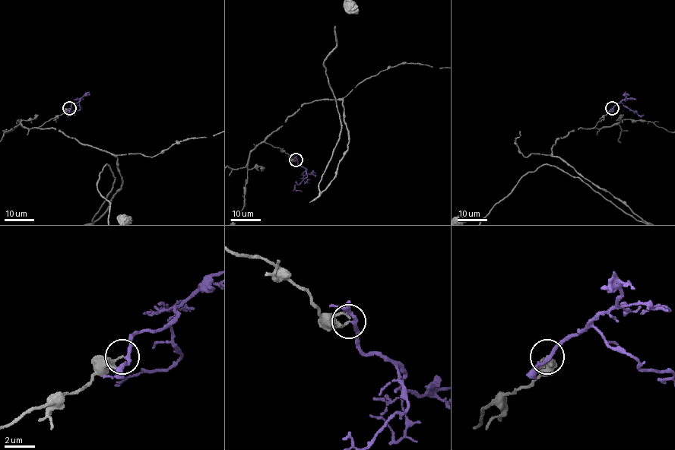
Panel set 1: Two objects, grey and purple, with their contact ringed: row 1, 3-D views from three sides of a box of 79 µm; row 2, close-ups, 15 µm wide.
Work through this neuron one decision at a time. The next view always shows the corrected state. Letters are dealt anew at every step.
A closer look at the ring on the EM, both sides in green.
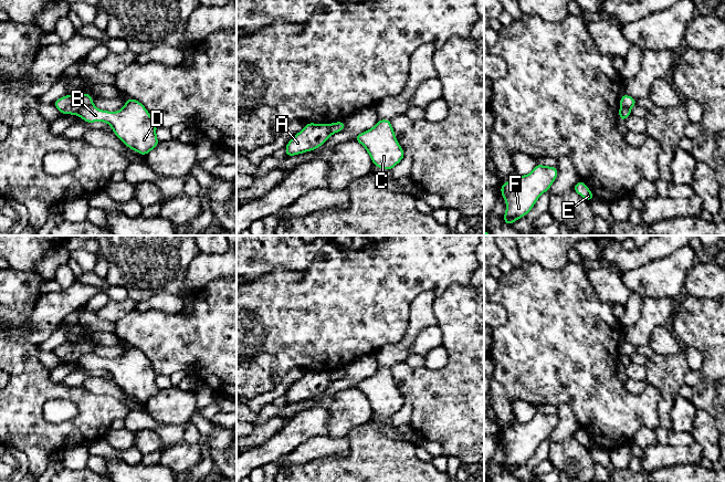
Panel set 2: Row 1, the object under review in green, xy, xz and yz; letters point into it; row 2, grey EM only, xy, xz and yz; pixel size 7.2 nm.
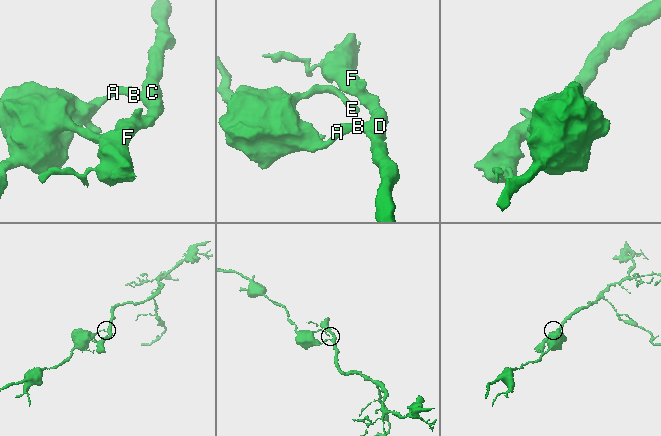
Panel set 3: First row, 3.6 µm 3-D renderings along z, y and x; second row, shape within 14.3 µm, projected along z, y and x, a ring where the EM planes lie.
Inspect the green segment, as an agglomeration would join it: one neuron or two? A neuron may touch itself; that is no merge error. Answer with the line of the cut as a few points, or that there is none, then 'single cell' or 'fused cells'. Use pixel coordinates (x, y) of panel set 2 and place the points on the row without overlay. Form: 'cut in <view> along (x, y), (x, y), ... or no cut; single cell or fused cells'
cut in xy along (91, 350), (83, 354), (77, 362); fused cells

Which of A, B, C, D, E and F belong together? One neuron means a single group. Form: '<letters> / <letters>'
A E / B C D F

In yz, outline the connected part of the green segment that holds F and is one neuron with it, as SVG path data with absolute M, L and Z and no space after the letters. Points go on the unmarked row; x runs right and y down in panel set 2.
M536 411L526 423L516 423L501 432L501 441L506 449L503 464L505 472L511 473L525 464L535 453L538 446L549 438L558 422L557 415Z

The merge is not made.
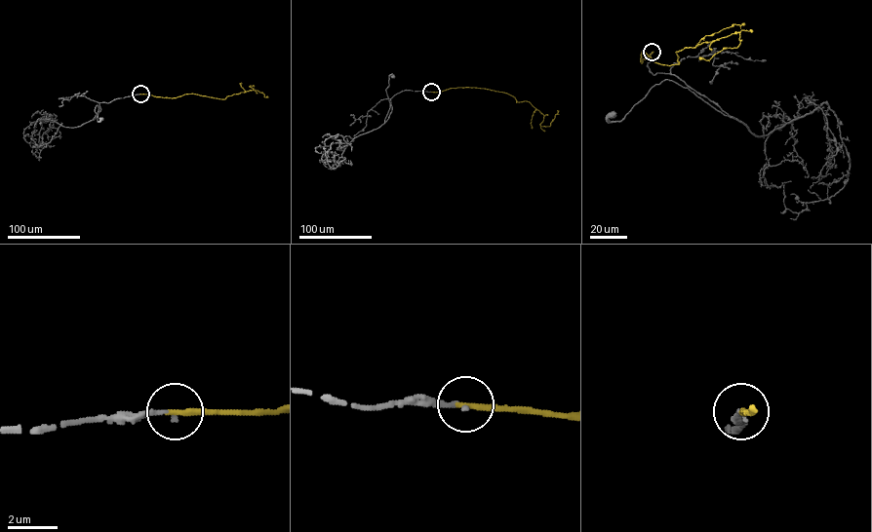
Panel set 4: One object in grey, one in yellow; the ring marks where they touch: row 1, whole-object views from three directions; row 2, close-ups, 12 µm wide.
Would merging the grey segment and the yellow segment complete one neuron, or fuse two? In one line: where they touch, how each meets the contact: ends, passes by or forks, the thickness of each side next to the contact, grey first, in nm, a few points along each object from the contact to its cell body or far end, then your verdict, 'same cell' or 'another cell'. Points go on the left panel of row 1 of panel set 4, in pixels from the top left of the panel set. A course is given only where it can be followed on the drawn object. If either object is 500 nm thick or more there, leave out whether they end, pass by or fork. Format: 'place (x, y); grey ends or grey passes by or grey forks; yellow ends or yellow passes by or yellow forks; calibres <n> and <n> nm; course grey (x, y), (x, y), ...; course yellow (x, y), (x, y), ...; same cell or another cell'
place (140, 94); grey ends; yellow ends; calibres 180 and 260 nm; course grey (139, 94), (99, 103), (100, 111), (93, 119), (98, 111), (97, 105), (95, 111), (98, 121), (101, 119); course yellow (139, 94), (173, 97), (192, 94), (224, 99), (254, 90), (250, 86), (266, 96); same cell

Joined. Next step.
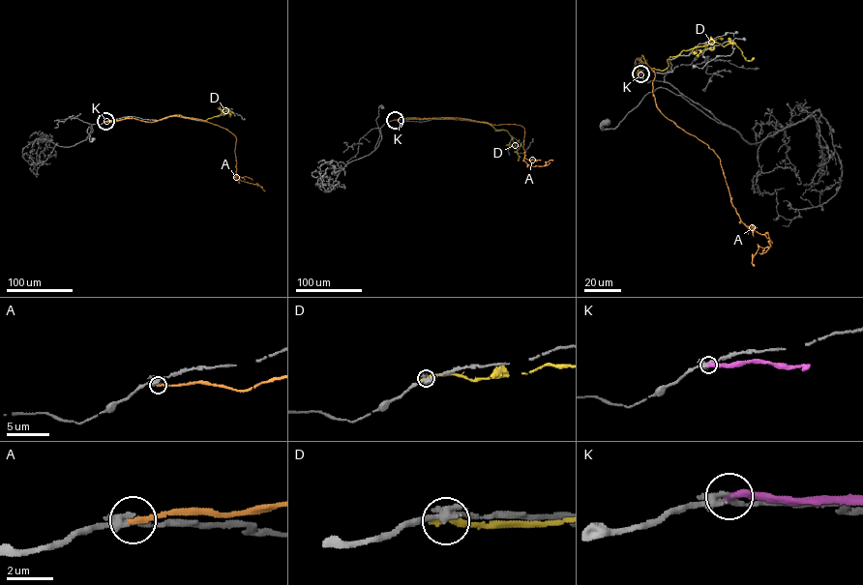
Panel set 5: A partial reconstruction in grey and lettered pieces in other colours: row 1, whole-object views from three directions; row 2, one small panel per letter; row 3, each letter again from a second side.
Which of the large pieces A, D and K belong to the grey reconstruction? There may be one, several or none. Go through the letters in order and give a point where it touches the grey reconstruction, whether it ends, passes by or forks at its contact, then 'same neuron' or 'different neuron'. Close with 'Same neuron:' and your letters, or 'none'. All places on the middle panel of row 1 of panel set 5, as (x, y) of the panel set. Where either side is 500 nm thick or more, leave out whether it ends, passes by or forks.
A: (395, 120) | it ends | different neuron
D: (394, 120) | it ends | different neuron
K: (395, 120) | it ends | different neuron
Same neuron: none

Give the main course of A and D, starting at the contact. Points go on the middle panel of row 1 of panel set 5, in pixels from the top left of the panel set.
A: (395, 120), (450, 117), (520, 125), (524, 130), (523, 160), (533, 166), (542, 166), (552, 160)
D: (394, 120), (449, 119), (488, 124), (495, 130), (508, 131), (520, 156), (518, 160)

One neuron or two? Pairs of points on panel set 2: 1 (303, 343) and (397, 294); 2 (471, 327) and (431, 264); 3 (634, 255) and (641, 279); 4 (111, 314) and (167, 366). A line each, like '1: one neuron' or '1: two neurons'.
1: one neuron
2: two neurons
3: two neurons
4: two neurons

